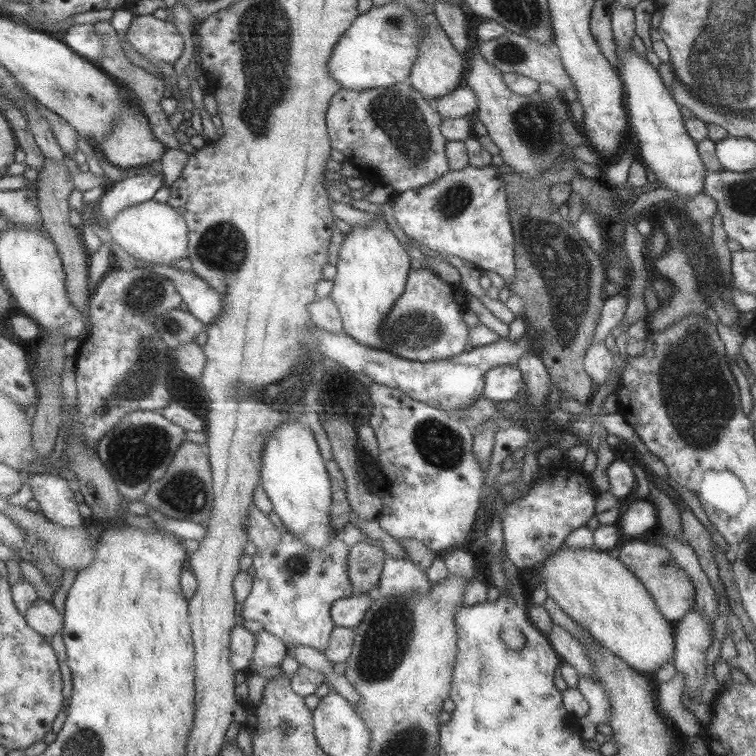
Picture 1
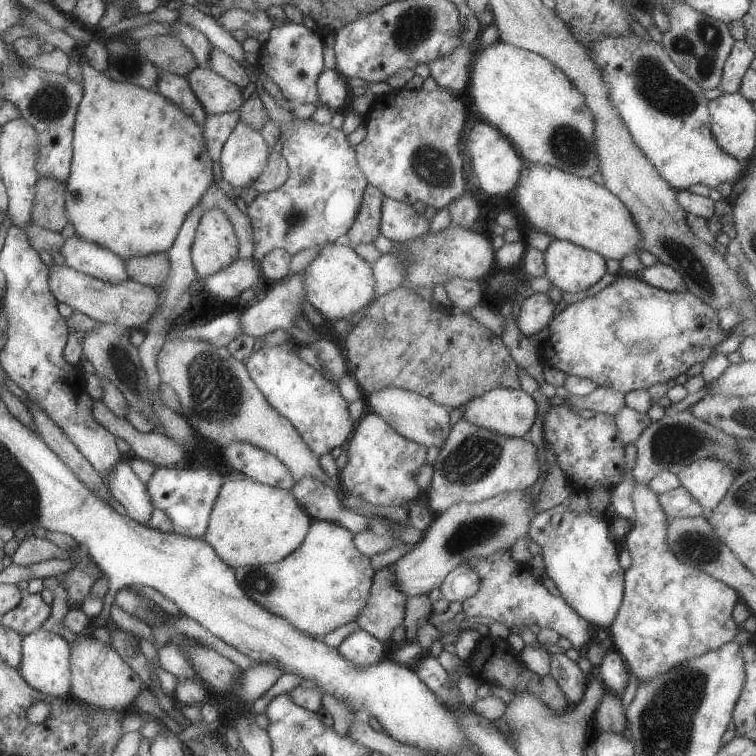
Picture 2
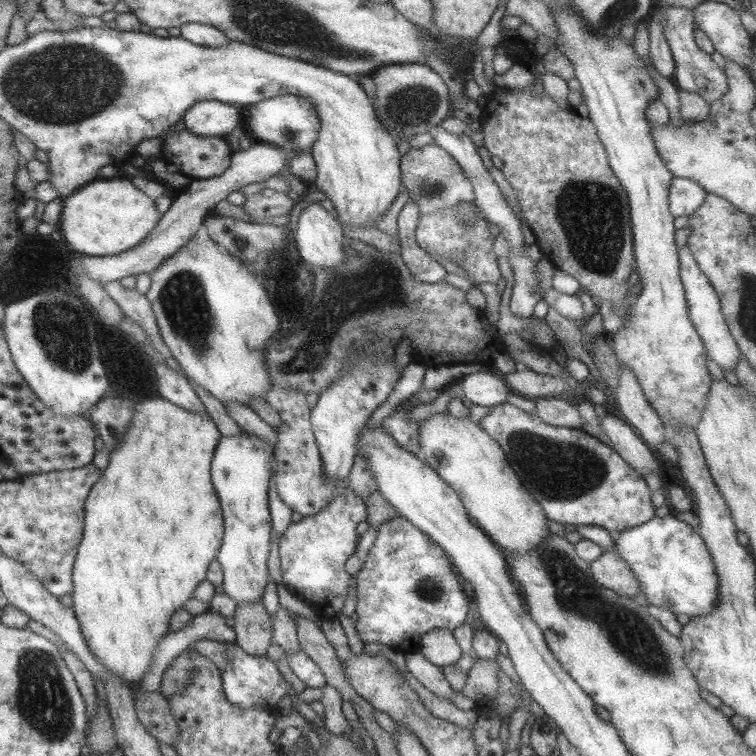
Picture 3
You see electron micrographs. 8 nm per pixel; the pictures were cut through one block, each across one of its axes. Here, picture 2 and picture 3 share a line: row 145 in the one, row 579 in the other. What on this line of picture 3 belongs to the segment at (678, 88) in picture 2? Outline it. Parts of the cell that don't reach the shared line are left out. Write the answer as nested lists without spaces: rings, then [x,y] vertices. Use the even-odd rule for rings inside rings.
[[[667,515],[614,533],[614,552],[627,564],[640,592],[652,606],[688,617],[709,613],[718,598],[718,581],[710,555],[694,528]]]

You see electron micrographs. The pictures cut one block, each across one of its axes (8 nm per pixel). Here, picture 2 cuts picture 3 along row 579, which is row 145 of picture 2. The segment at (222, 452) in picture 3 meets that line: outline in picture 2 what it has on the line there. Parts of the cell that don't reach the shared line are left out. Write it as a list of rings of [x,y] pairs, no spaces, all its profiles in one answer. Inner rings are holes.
[[[240,121],[231,130],[220,153],[222,180],[236,191],[247,187],[266,170],[270,152],[260,132]]]

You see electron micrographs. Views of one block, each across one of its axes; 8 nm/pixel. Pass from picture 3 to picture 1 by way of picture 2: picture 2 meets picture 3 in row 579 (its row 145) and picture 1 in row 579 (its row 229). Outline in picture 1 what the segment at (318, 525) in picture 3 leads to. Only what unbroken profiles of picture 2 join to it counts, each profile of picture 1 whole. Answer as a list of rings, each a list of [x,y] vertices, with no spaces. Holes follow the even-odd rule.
[[[282,532],[274,548],[256,550],[253,554],[252,588],[239,612],[244,620],[255,620],[262,629],[280,638],[285,644],[310,646],[325,651],[336,625],[331,621],[329,607],[337,600],[352,596],[347,576],[349,550],[341,537],[332,538],[316,552],[293,534]]]

